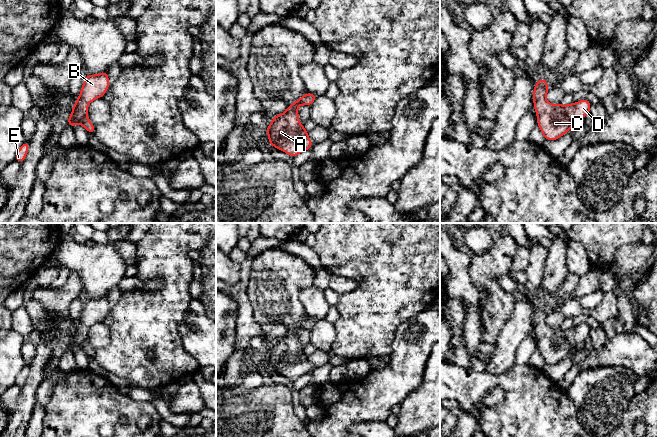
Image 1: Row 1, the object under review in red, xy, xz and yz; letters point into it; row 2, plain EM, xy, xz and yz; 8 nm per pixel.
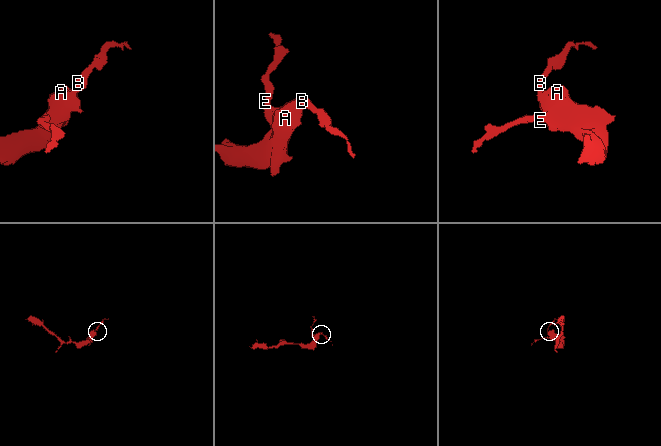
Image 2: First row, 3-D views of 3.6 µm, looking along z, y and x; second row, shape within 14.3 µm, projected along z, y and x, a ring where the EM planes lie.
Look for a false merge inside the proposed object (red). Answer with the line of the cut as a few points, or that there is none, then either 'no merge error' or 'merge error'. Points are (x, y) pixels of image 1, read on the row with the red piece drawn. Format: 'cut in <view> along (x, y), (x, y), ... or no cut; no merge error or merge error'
no cut; no merge error

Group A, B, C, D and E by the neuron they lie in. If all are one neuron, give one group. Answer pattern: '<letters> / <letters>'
A B C D E

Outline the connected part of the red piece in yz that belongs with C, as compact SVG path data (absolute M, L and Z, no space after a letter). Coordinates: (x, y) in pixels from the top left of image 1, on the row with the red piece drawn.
M540 76L533 90L533 108L537 114L537 124L546 140L554 141L566 134L574 123L590 113L591 102L582 99L569 105L547 102L549 84Z

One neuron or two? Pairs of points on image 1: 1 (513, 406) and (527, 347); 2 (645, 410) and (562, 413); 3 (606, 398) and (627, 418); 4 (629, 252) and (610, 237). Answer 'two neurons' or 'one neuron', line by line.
1: two neurons
2: one neuron
3: two neurons
4: two neurons

